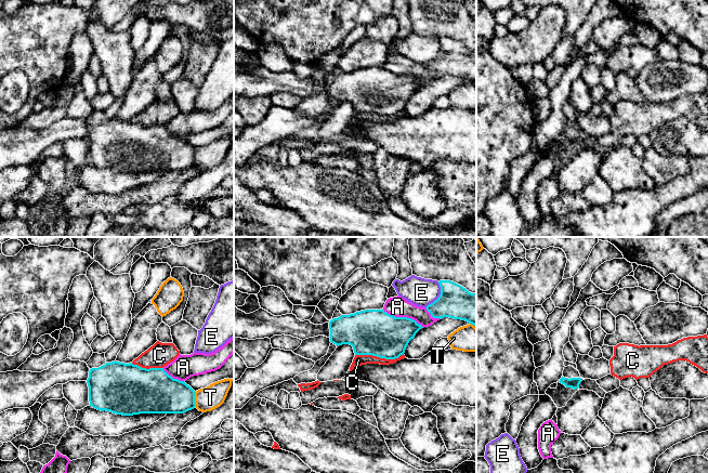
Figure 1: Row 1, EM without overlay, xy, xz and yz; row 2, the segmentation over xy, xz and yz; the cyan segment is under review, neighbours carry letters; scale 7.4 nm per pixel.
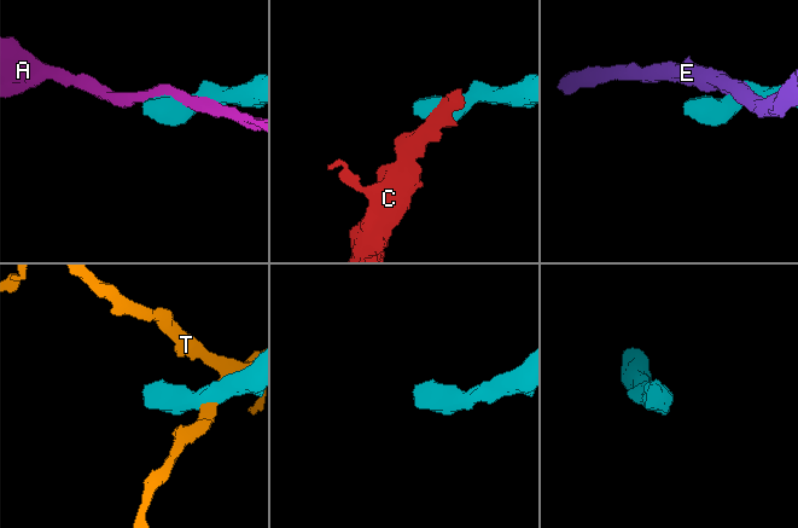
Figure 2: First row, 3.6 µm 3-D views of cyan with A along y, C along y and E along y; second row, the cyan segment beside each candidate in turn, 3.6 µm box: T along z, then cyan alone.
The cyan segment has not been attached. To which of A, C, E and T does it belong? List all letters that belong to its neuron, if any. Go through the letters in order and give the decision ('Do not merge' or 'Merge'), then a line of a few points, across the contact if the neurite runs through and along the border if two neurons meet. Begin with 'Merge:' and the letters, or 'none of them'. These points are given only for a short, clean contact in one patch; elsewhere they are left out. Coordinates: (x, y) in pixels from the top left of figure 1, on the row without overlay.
Merge: none of them
A: Do not merge
C: Do not merge
E: Do not merge. Line: xz (438, 39), (440, 52), (425, 65)
T: Do not merge. Line: xy (196, 149), (195, 163)

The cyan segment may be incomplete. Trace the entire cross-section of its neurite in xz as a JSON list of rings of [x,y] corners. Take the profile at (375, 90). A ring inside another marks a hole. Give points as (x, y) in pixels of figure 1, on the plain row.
[[[234,64],[234,94],[255,97],[291,93],[300,97],[324,93],[336,103],[350,102],[355,113],[395,117],[423,84],[407,75],[395,75],[383,67],[365,67],[341,73],[323,82],[301,79],[296,73],[274,74],[263,66],[246,71]]]

